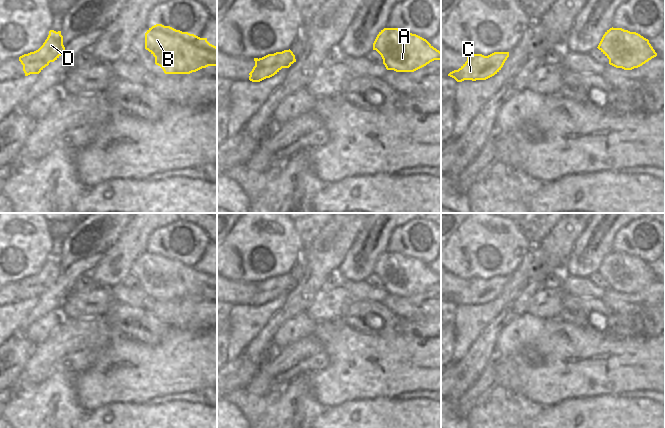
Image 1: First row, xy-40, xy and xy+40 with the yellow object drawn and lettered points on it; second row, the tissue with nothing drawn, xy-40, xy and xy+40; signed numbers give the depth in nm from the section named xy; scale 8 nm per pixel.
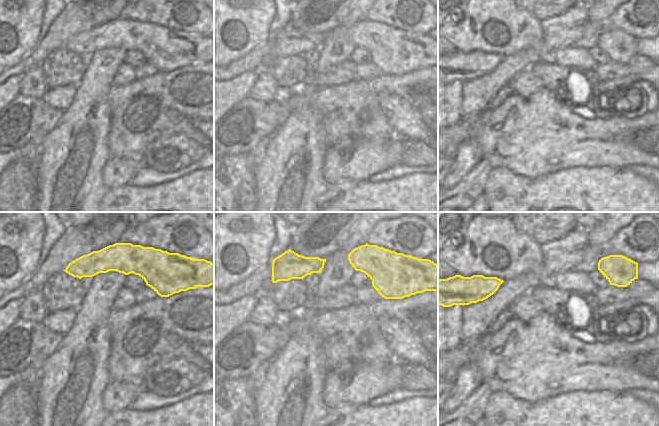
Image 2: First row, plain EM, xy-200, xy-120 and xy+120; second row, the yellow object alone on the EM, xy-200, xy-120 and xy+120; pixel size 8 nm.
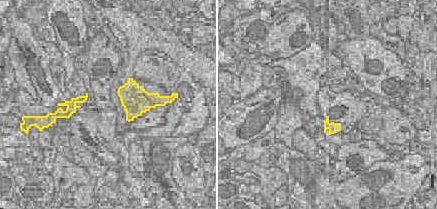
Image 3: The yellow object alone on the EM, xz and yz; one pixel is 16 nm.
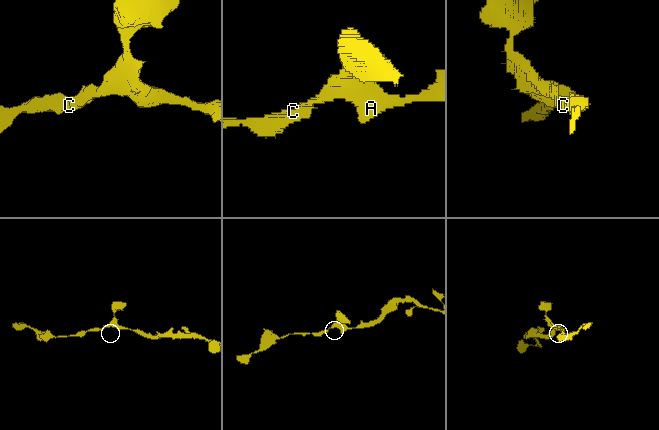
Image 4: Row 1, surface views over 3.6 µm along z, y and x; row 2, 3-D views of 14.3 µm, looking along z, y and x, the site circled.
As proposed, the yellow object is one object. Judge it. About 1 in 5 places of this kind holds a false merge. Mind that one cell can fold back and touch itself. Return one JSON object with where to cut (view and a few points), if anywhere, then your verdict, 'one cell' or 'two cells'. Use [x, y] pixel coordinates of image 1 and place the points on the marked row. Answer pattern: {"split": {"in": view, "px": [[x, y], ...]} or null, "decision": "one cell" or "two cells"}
{"split": null, "decision": "one cell"}

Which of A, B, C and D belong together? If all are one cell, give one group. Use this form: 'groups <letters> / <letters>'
groups A B C D

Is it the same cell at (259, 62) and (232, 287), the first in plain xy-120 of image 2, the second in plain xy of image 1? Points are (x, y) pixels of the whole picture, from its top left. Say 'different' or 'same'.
same

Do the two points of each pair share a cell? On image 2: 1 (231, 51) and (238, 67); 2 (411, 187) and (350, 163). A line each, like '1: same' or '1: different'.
1: different
2: different

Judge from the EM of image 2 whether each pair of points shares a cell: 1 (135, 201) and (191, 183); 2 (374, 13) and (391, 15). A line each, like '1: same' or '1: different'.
1: same
2: same

